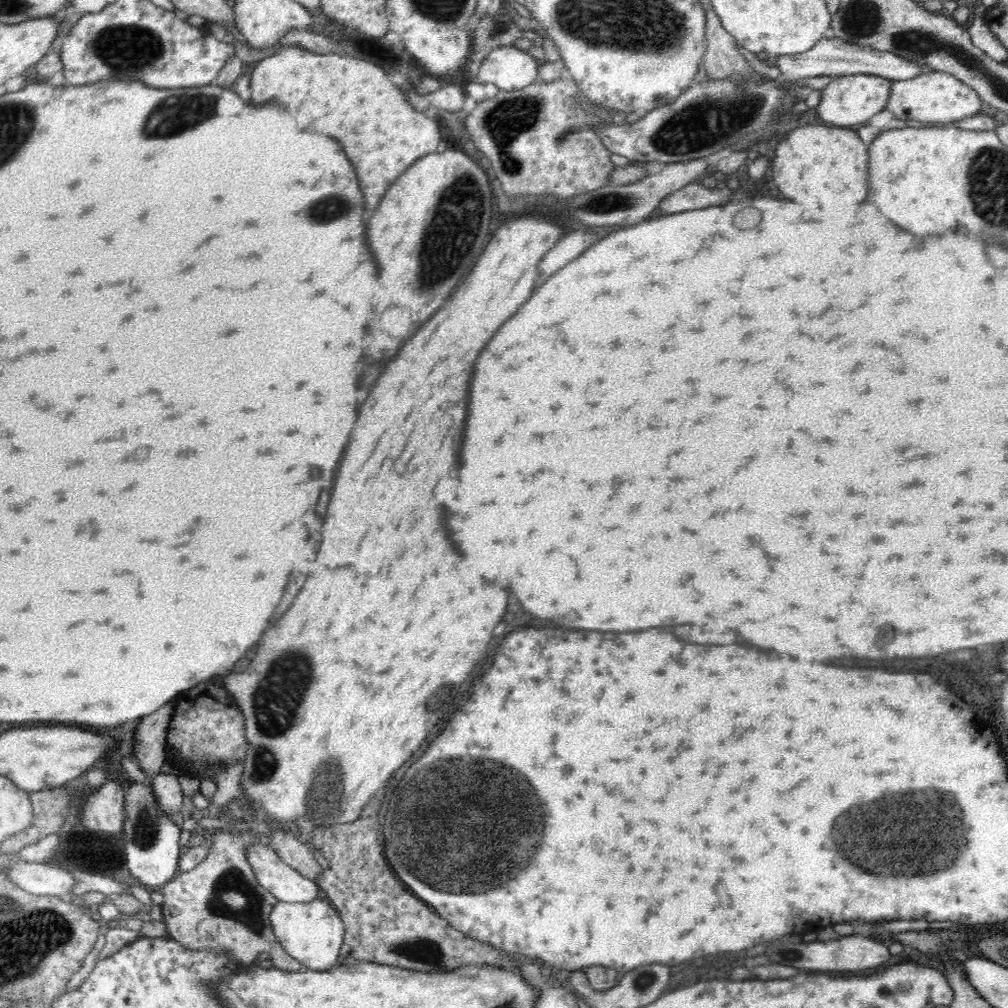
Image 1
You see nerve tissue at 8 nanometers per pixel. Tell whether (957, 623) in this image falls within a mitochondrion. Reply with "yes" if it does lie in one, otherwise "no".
no

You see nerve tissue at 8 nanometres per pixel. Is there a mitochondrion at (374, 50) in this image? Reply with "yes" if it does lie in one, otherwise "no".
no

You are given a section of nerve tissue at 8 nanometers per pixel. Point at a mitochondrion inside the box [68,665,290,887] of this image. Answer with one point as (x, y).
(143, 835)

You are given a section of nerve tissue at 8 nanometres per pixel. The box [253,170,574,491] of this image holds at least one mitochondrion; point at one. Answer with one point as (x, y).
(333, 201)

